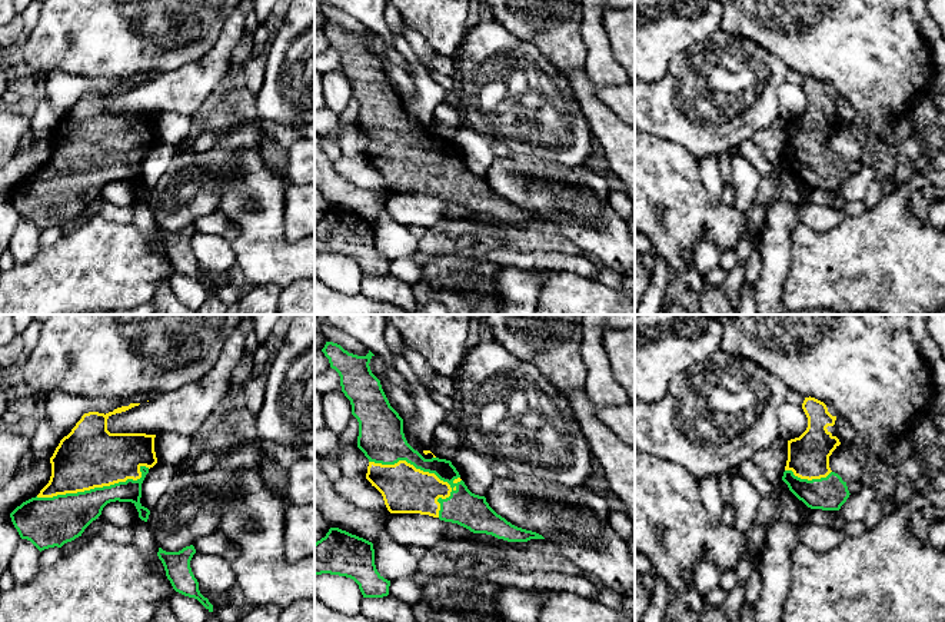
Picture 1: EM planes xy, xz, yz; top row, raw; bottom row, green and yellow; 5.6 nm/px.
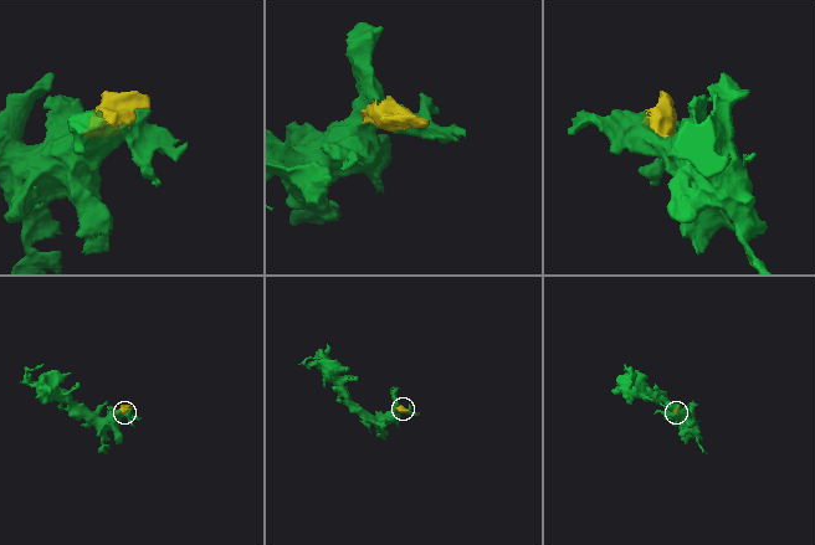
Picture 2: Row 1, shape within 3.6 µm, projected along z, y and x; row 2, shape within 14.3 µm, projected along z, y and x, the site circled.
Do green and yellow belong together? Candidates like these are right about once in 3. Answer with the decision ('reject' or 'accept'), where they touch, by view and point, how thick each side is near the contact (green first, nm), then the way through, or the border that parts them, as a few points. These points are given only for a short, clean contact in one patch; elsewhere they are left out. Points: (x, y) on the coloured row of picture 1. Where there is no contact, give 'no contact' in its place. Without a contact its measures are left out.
accept | xz (415, 466) | 260/260 nm

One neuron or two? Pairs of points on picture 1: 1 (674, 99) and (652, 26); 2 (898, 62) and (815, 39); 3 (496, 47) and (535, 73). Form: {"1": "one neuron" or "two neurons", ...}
{"1": "two neurons", "2": "one neuron", "3": "one neuron"}

